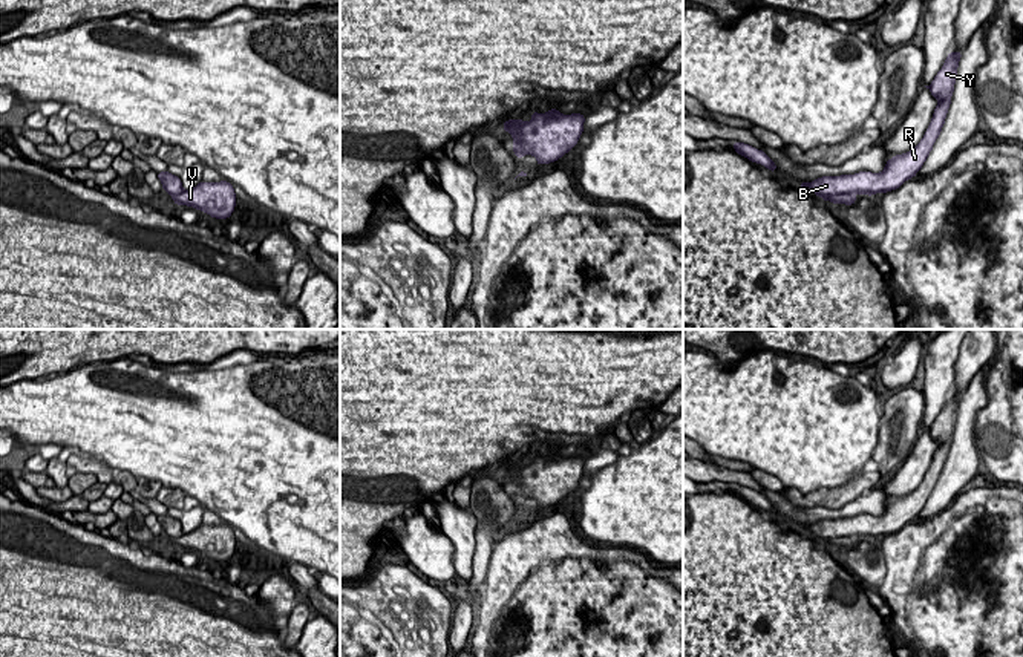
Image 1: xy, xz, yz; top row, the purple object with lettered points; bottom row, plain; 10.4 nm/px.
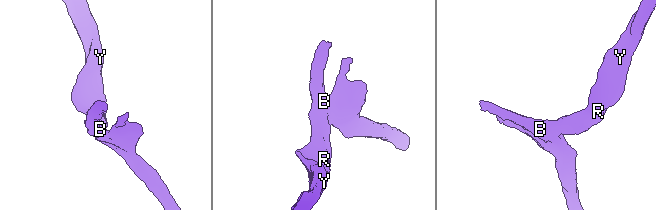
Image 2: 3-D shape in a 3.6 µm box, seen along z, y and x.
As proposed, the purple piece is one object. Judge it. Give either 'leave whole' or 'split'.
split

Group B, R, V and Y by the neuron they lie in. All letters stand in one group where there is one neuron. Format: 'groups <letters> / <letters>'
groups B R Y / V

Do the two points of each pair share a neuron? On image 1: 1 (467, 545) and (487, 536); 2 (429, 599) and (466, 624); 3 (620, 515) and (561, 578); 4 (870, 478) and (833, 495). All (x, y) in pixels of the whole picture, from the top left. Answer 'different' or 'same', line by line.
1: different
2: different
3: different
4: same

